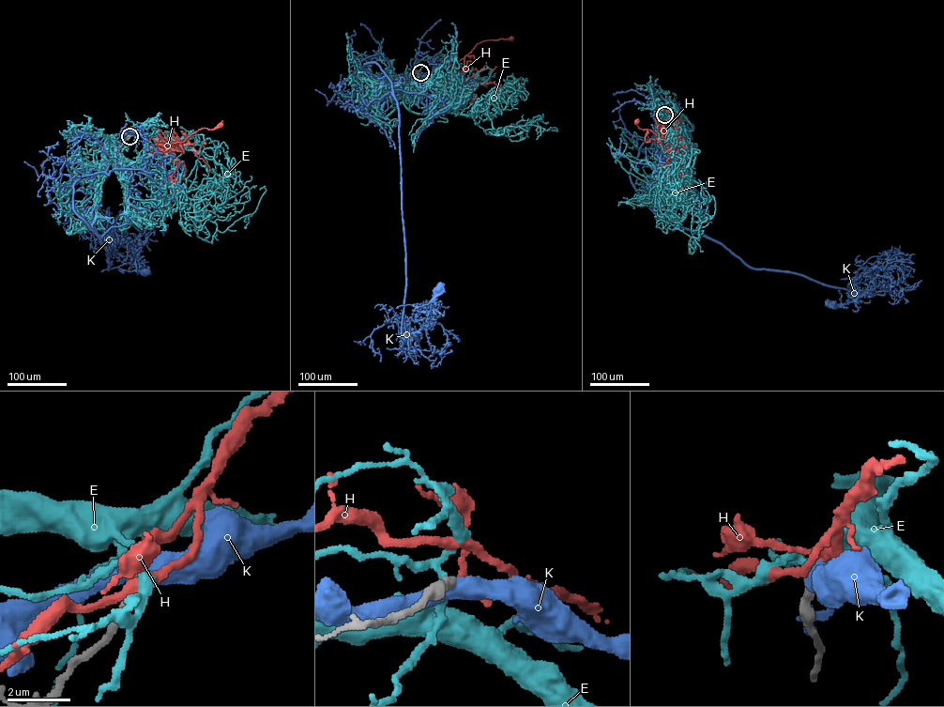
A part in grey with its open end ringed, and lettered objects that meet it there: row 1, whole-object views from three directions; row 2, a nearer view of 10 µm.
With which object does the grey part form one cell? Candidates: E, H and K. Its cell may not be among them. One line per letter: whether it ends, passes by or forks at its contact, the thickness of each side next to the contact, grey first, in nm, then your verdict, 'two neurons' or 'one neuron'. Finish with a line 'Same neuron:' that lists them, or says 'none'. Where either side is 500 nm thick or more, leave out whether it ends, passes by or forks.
E: it forks there; 260 nm thick on the grey side, 190 nm on the other; two neurons
H: it passes by; 240 nm thick on the grey side, 280 nm on the other; one neuron
K: 280 nm thick on the grey side, 500 nm on the other; two neurons
Same neuron: H

